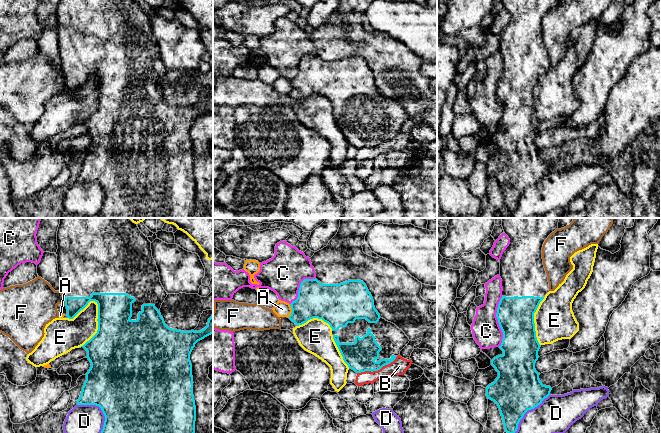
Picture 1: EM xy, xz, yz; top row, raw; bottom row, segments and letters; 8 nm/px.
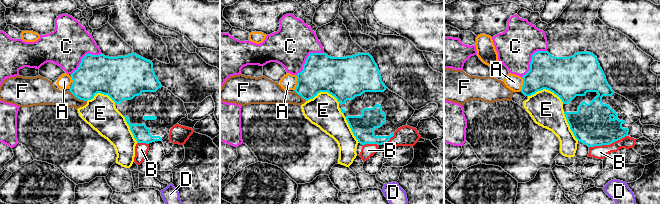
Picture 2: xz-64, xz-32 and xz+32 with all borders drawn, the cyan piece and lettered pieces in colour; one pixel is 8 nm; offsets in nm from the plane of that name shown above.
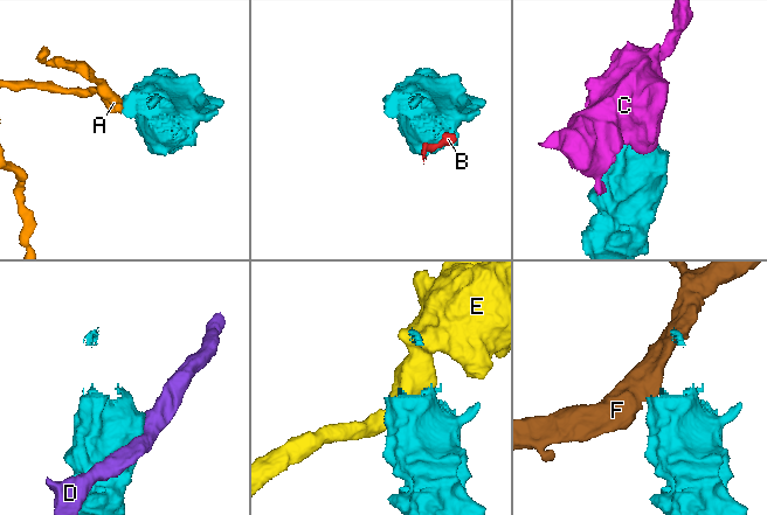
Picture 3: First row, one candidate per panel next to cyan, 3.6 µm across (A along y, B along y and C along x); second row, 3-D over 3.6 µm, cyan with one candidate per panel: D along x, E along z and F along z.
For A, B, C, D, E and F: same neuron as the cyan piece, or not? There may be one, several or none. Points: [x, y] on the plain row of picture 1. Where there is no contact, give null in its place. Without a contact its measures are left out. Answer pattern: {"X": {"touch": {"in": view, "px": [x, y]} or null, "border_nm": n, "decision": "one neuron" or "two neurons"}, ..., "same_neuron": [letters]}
{"A": {"touch": {"in": "xz", "px": [292, 87]}, "border_nm": 110, "decision": "two neurons"}, "B": {"touch": {"in": "xz", "px": [377, 146]}, "border_nm": 360, "decision": "two neurons"}, "C": {"touch": {"in": "yz", "px": [498, 97]}, "border_nm": 400, "decision": "two neurons"}, "D": {"touch": {"in": "xy", "px": [102, 187]}, "border_nm": 320, "decision": "two neurons"}, "E": {"touch": {"in": "xy", "px": [98, 101]}, "border_nm": 400, "decision": "two neurons"}, "F": {"touch": {"in": "xy", "px": [65, 77]}, "border_nm": 70, "decision": "two neurons"}, "same_neuron": []}

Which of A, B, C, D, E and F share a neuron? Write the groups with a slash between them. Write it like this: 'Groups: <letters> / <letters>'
Groups: A / B / C / D / E / F

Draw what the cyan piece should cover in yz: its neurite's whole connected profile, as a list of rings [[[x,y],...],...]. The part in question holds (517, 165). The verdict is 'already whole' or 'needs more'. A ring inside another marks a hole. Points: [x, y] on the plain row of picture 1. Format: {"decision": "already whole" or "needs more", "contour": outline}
{"decision": "needs more", "contour": [[[502,0],[502,3],[510,15],[510,20],[500,35],[499,51],[503,67],[496,89],[503,108],[502,119],[499,122],[503,130],[491,136],[498,153],[486,163],[486,172],[497,180],[504,205],[512,211],[517,207],[524,190],[540,181],[552,166],[550,162],[542,160],[539,155],[540,149],[535,145],[541,121],[536,113],[534,89],[549,68],[542,23],[548,12],[558,4],[558,0]]]}

